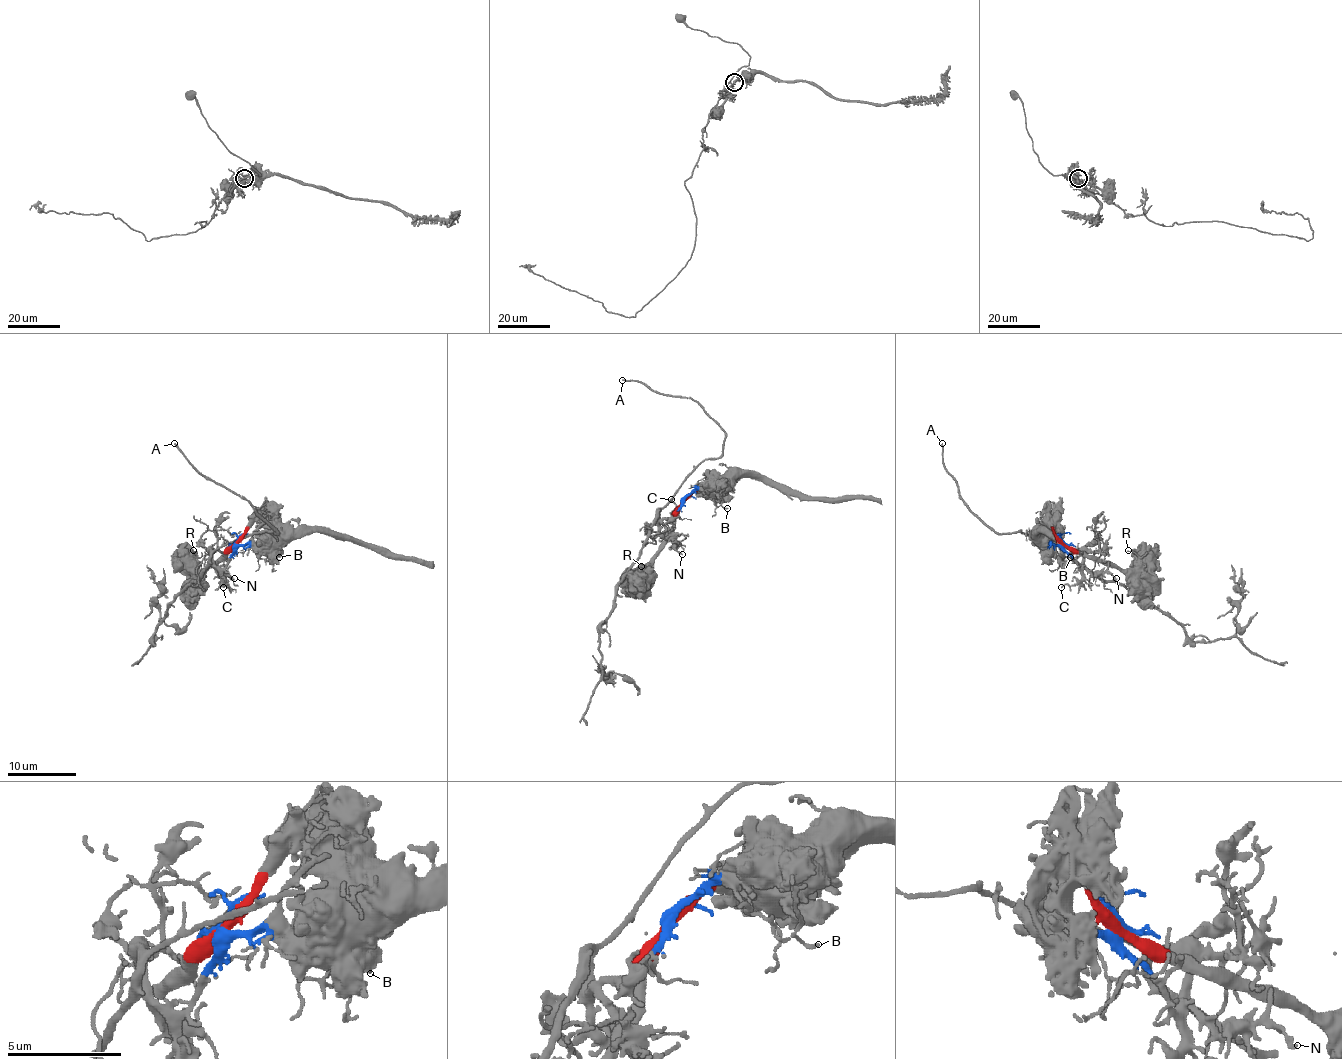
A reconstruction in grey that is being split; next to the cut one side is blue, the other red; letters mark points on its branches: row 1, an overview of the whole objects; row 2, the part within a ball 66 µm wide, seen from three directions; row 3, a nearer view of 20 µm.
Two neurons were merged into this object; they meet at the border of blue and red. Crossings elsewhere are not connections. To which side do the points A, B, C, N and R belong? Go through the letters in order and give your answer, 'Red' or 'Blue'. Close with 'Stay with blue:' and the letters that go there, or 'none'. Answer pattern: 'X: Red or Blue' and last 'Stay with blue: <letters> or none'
A: Blue
B: Blue
C: Blue
N: Blue
R: Red
Stay with blue: A, B, C, N

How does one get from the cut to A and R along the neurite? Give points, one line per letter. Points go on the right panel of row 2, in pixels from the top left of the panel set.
A: (1063, 541), (1063, 550), (1081, 567), (1068, 550), (1020, 531), (991, 531), (960, 498), (944, 467), (943, 443)
R: (1063, 541), (1081, 553), (1122, 569), (1131, 569), (1137, 560), (1127, 550)

